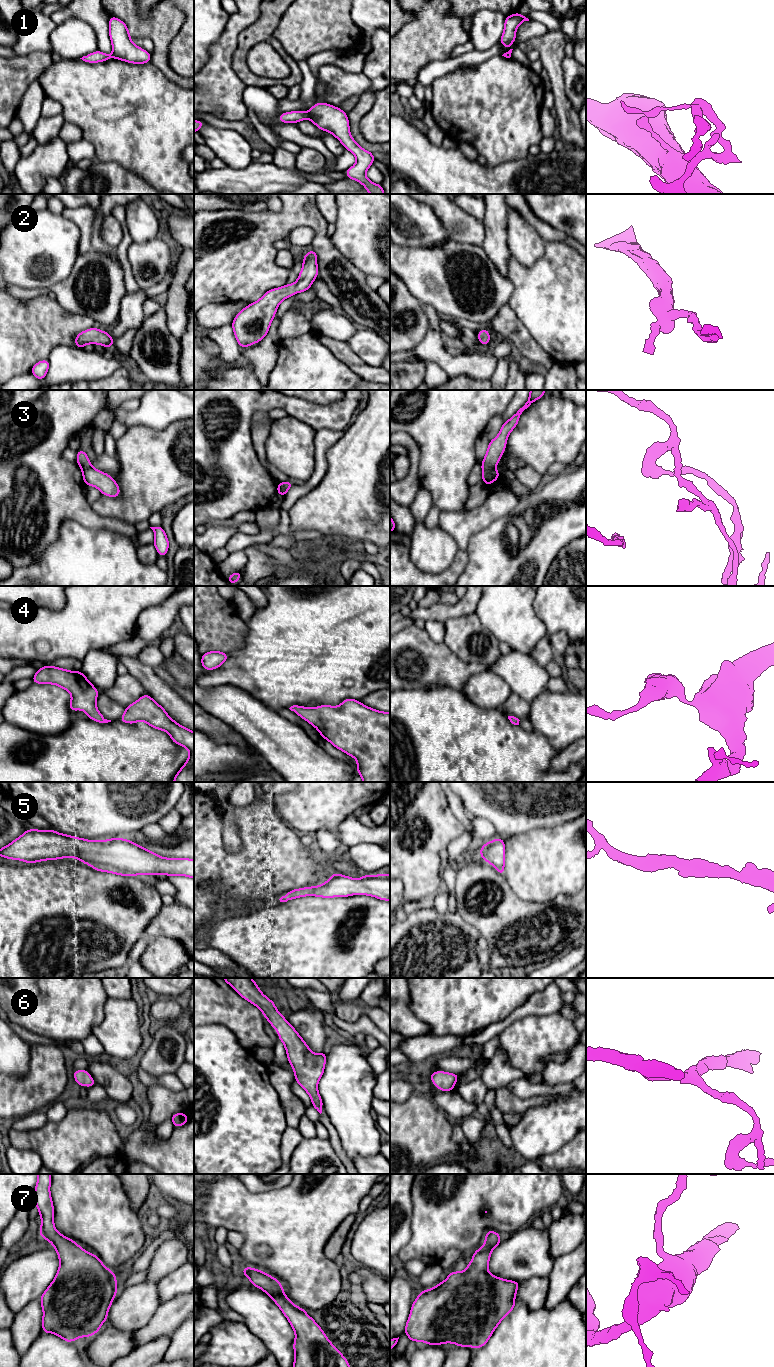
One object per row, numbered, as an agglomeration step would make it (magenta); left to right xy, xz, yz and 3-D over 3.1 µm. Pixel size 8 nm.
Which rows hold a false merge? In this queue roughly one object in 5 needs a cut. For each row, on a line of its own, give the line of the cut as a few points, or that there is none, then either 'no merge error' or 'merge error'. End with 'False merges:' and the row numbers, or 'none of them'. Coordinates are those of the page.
1: cut xz (307, 113), (308, 118); merge error
2: cut none; no merge error
3: cut yz (482, 468), (494, 469); merge error
4: cut none; no merge error
5: cut none; no merge error
6: cut none; no merge error
7: cut none; no merge error
False merges: 1, 3

